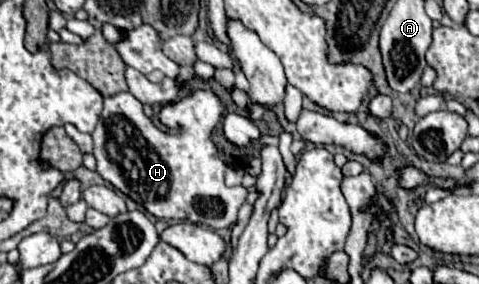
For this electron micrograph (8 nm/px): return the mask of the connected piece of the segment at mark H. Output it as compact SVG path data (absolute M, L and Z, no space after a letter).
M119 92L105 98L103 114L91 136L101 178L119 186L123 194L155 218L189 220L215 230L235 224L247 190L243 186L225 186L225 162L219 158L219 150L209 134L163 132L145 116L143 104L131 92Z

